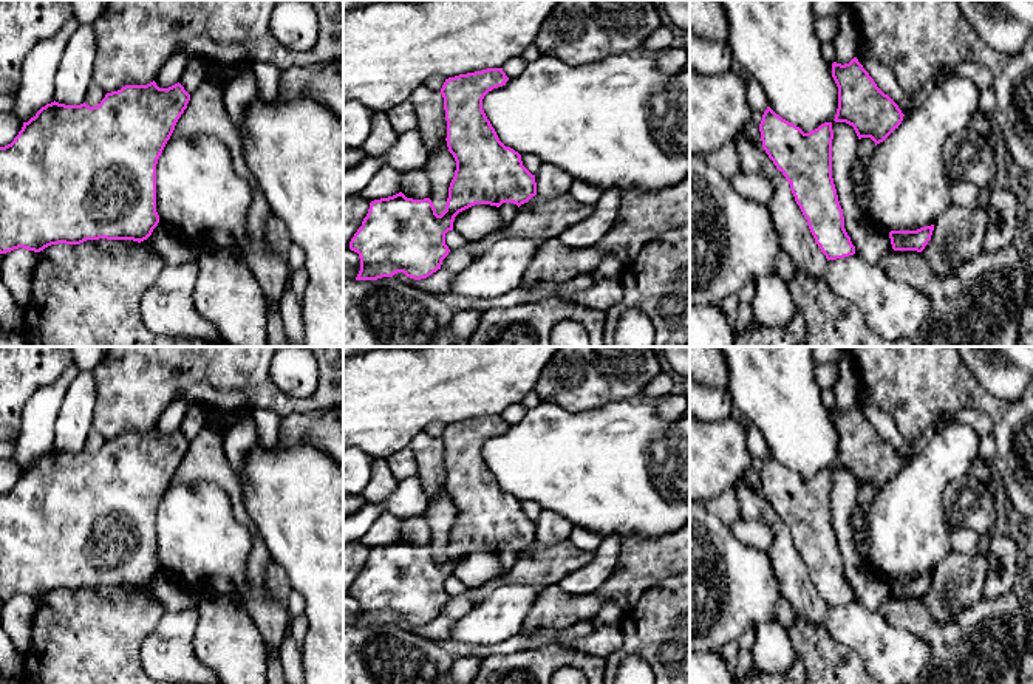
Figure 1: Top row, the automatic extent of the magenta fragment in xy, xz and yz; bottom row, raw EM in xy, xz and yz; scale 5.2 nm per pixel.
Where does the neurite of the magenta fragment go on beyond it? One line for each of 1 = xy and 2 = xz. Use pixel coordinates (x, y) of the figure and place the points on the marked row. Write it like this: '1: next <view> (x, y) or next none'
1: next none
2: next none

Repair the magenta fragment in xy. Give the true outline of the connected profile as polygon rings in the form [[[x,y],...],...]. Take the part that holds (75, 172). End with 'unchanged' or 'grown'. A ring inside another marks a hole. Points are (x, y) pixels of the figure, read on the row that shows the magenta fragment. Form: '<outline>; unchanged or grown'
[[[153,80],[147,85],[125,85],[118,91],[107,93],[96,107],[90,107],[85,102],[65,105],[56,101],[42,107],[34,118],[23,122],[22,130],[11,144],[0,147],[0,254],[19,248],[40,252],[51,245],[80,245],[87,240],[99,238],[133,240],[138,243],[147,240],[159,223],[156,212],[156,164],[189,101],[190,94],[179,82],[169,88],[159,88]]]; unchanged

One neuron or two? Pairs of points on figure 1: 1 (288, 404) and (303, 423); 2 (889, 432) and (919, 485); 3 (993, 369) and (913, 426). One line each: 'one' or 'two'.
1: two
2: two
3: two

